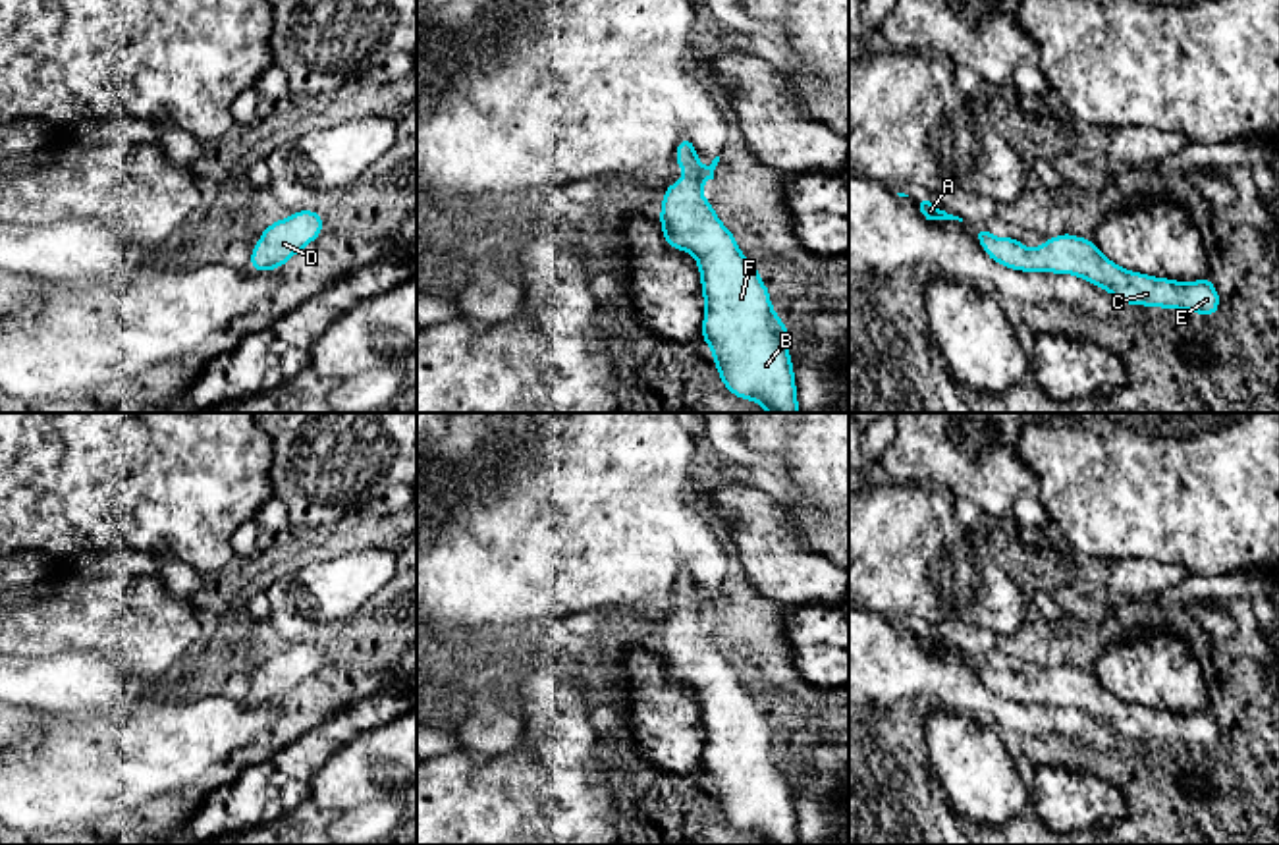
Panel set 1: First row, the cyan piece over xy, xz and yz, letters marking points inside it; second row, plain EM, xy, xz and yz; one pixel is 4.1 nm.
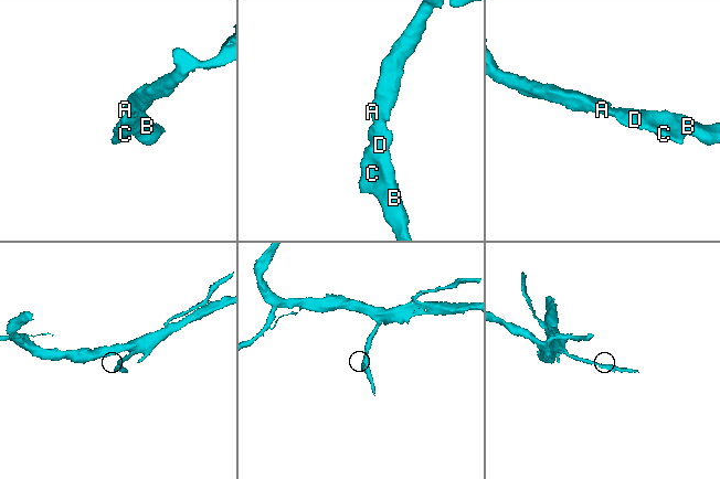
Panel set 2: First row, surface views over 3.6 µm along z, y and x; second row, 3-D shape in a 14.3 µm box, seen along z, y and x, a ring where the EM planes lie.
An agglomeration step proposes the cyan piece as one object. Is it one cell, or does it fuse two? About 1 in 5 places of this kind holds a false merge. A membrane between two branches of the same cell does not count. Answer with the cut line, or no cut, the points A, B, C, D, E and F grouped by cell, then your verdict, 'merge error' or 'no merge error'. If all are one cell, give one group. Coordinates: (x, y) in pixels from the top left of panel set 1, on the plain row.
no cut | A B C D E F | no merge error

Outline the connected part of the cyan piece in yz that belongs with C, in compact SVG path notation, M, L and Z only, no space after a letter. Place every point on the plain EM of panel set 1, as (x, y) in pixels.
M980 658L974 668L986 687L1005 700L1078 708L1109 723L1119 735L1134 739L1181 741L1204 749L1213 749L1219 743L1221 731L1211 710L1177 714L1130 704L1103 689L1094 671L1082 671L1069 664L1042 673L1038 681L1026 681L1011 668L997 671Z

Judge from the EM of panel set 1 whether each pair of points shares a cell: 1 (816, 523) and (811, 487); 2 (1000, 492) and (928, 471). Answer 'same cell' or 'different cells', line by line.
1: same cell
2: same cell

